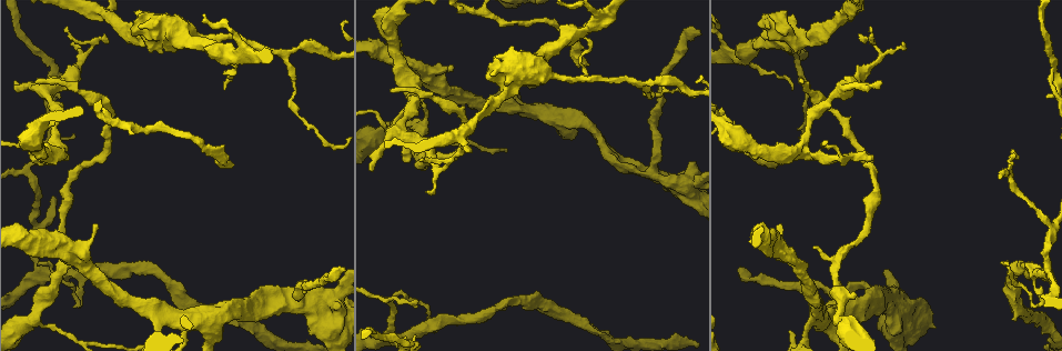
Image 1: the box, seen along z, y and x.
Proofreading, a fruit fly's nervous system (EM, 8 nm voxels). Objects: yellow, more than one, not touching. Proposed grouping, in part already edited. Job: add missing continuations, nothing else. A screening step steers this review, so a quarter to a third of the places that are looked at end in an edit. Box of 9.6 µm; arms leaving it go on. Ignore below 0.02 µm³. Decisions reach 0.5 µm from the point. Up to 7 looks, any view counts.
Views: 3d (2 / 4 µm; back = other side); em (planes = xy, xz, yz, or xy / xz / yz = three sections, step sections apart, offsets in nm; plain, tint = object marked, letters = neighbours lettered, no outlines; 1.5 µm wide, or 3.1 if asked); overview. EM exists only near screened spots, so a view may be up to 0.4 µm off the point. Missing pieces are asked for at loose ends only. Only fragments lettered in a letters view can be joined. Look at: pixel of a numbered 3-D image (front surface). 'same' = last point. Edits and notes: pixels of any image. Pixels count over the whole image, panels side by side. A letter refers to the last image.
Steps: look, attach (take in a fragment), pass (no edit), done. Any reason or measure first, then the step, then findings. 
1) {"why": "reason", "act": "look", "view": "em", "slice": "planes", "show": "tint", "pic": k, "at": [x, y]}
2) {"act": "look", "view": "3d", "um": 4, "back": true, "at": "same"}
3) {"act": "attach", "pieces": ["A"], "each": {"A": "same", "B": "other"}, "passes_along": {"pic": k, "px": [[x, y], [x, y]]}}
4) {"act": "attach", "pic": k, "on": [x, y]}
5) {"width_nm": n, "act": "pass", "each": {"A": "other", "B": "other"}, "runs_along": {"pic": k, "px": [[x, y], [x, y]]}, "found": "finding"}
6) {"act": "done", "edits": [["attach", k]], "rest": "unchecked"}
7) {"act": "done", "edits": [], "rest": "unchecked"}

{"why": "branch stops here", "act": "look", "view": "em", "slice": "xy", "step": 4, "show": "tint", "pic": 1, "at": [775, 165]}

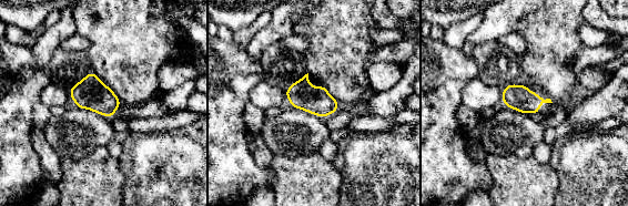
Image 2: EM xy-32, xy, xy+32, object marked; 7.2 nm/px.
{"why": "another direction", "act": "look", "view": "em", "slice": "xz", "step": 4, "show": "letters", "at": "same"}

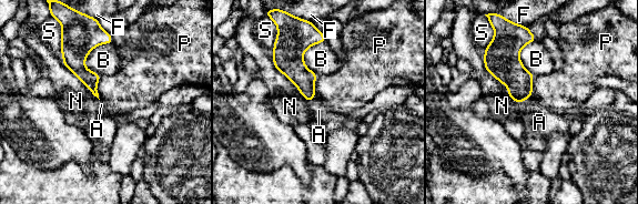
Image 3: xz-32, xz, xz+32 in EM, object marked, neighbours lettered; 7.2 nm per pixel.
{"act": "attach", "pieces": ["A"], "each": {"A": "same", "B": "other", "F": "other", "N": "other", "P": "other", "S": "other"}, "passes_along": {"pic": 3, "px": [[509, 71], [524, 101], [539, 122]]}, "found": "it goes on there"}

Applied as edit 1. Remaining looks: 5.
{"why": "see it whole again", "act": "look", "view": "overview"}

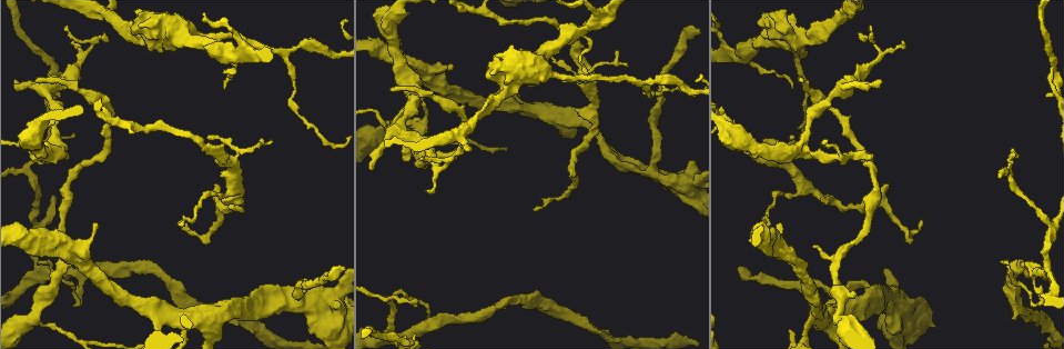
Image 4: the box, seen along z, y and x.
{"why": "tapers out", "act": "look", "view": "em", "slice": "xy", "step": 4, "show": "tint", "pic": 4, "at": [427, 191]}

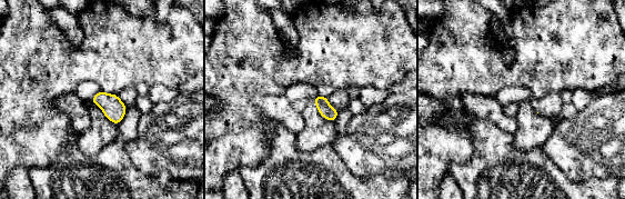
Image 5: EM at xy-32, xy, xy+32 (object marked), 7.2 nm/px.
{"act": "look", "view": "em", "slice": "planes", "show": "letters", "at": "same"}

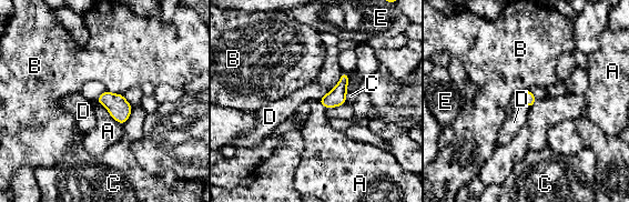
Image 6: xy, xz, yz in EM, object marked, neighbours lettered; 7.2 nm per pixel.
{"act": "pass", "each": {"A": "other", "B": "other", "C": "other", "D": "other", "E": "other"}, "border": {"pic": 6, "px": [[99, 103], [122, 124]]}, "found": "none of them fits"}

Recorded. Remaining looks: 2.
{"why": "branch stops here", "act": "look", "view": "em", "slice": "planes", "show": "letters", "pic": 4, "at": [391, 91]}

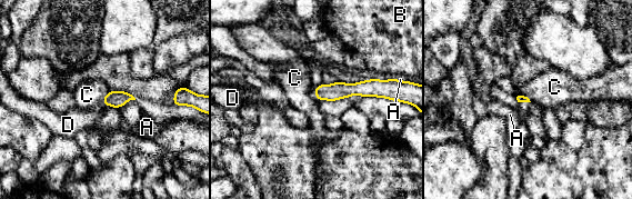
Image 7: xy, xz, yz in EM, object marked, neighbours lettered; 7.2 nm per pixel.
{"longest_contact_nm": ["A", 200], "act": "attach", "pieces": ["D"], "each": {"A": "other", "B": "other", "C": "other", "D": "same"}, "found": "the neuron continues"}

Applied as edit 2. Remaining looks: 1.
{"act": "done", "edits": [["attach", 3], ["attach", 7]], "rest": "unchecked"}

